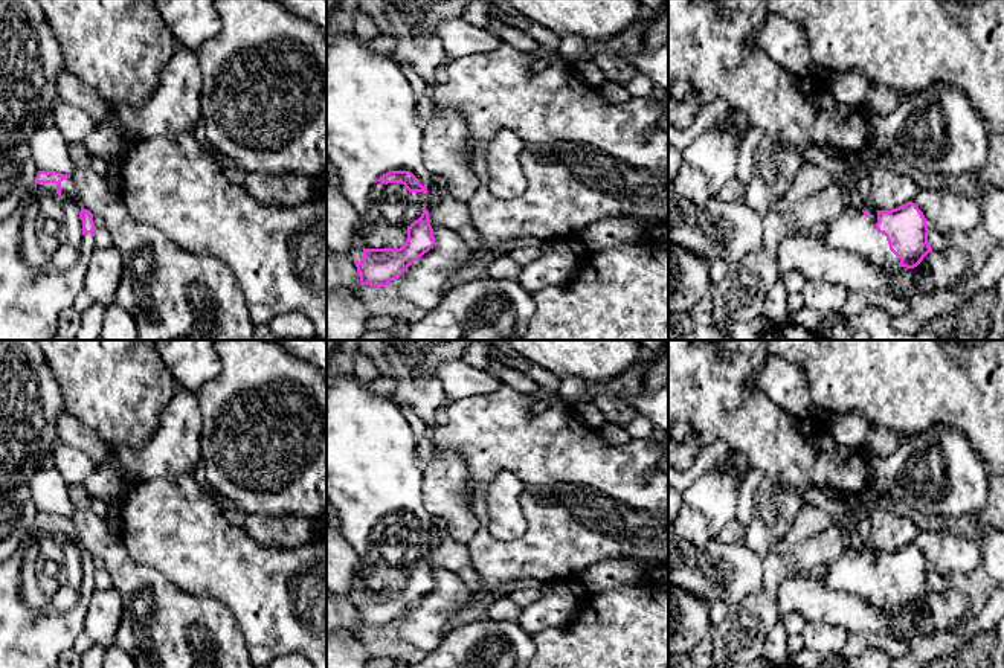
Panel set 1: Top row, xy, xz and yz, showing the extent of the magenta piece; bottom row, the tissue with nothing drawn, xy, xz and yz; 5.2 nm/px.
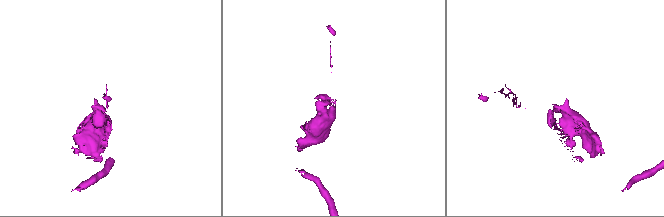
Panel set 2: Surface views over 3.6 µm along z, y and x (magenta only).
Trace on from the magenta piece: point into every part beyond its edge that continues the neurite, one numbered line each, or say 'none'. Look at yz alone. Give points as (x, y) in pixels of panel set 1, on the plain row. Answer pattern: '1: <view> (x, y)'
1: yz (852, 572)

